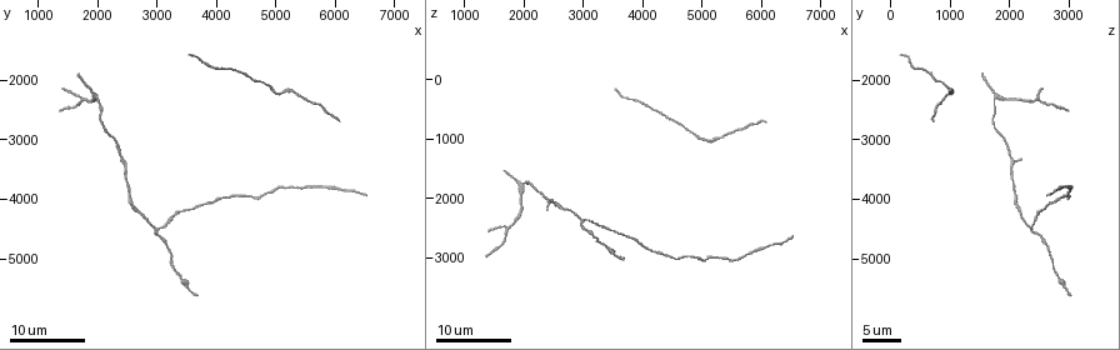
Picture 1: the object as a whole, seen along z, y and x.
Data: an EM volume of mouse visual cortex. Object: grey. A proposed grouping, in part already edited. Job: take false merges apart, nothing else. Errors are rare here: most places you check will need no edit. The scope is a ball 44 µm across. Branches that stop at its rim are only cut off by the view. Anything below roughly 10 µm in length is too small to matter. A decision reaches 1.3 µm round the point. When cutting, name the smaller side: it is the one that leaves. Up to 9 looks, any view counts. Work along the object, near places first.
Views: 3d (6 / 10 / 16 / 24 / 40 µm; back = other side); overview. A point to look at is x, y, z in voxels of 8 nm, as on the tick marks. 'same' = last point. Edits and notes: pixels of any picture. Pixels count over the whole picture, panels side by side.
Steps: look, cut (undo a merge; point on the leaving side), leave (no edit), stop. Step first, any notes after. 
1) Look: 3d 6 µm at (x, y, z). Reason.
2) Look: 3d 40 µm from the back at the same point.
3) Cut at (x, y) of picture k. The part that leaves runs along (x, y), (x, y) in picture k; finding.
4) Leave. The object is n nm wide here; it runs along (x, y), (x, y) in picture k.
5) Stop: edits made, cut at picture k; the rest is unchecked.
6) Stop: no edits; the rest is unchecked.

Look: 3d 24 µm at (4150, 4000, 2850). Narrows sharply.

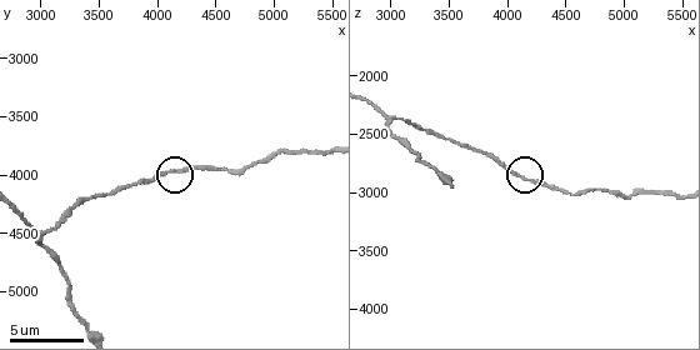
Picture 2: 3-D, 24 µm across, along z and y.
Look: 3d 6 µm at (4140, 3980, 2860).

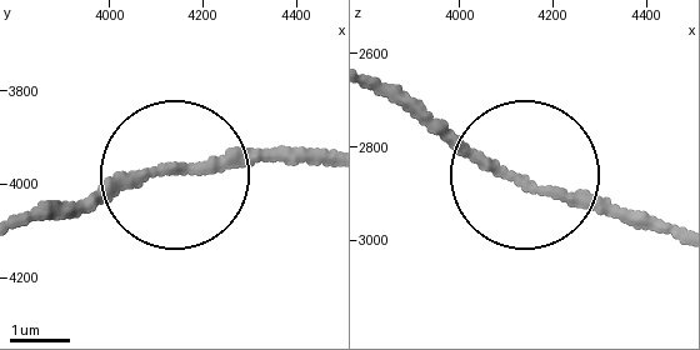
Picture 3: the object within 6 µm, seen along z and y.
Leave. The object is 160 nm wide here; it runs along (23, 223), (98, 208), (156, 168), (321, 153) in picture 3; all the same neuron.

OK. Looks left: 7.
Look: 3d 16 µm at (2400, 3250, 1950). Thick turns thin.

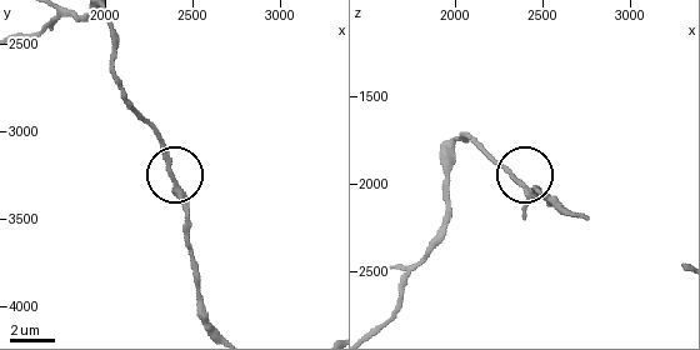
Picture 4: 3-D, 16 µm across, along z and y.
Look: 3d 10 µm at (2380, 3220, 2000). Zoom in.

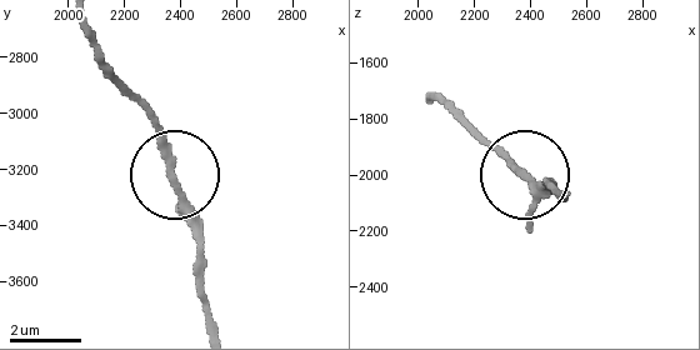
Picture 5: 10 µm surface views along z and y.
Leave. It runs along (110, 73), (151, 124), (205, 255) in picture 5; continuous, no second neuron.

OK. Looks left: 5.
Look: 3d 6 µm at (3020, 4500, 2380). Arms part here.

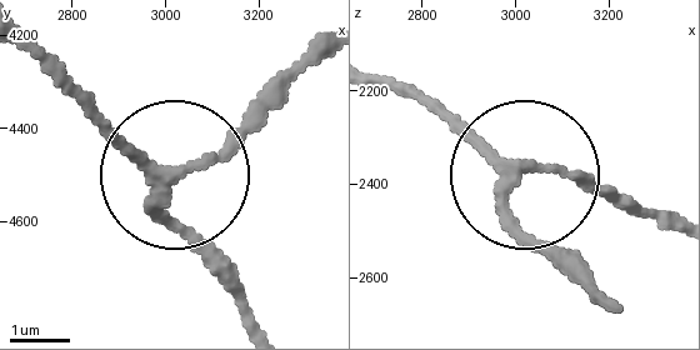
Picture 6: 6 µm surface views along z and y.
Look: 3d 6 µm from the back at (3025, 4505, 2365). Other side.

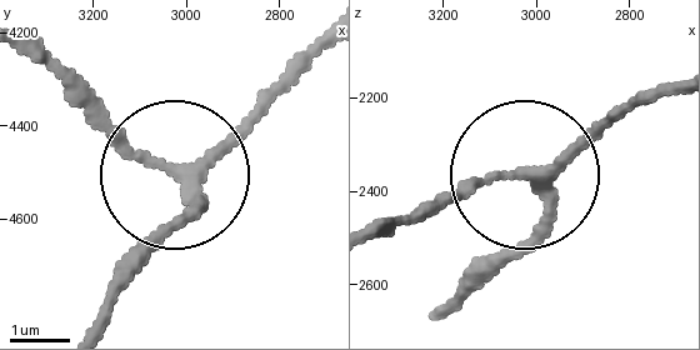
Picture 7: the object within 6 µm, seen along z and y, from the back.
Leave. The object is 180 nm wide here; all the same neuron.

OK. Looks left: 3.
Look: 3d 16 µm at (4820, 3920, 2960). Narrows sharply.

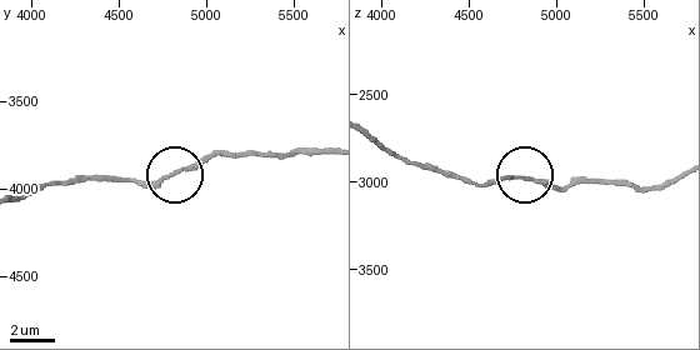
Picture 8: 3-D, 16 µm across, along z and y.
Leave. It runs along (371, 134), (410, 160), (478, 181), (523, 178), (570, 186) in picture 8; all the same neuron.

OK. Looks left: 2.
Stop: no edits; the rest is unchecked.

